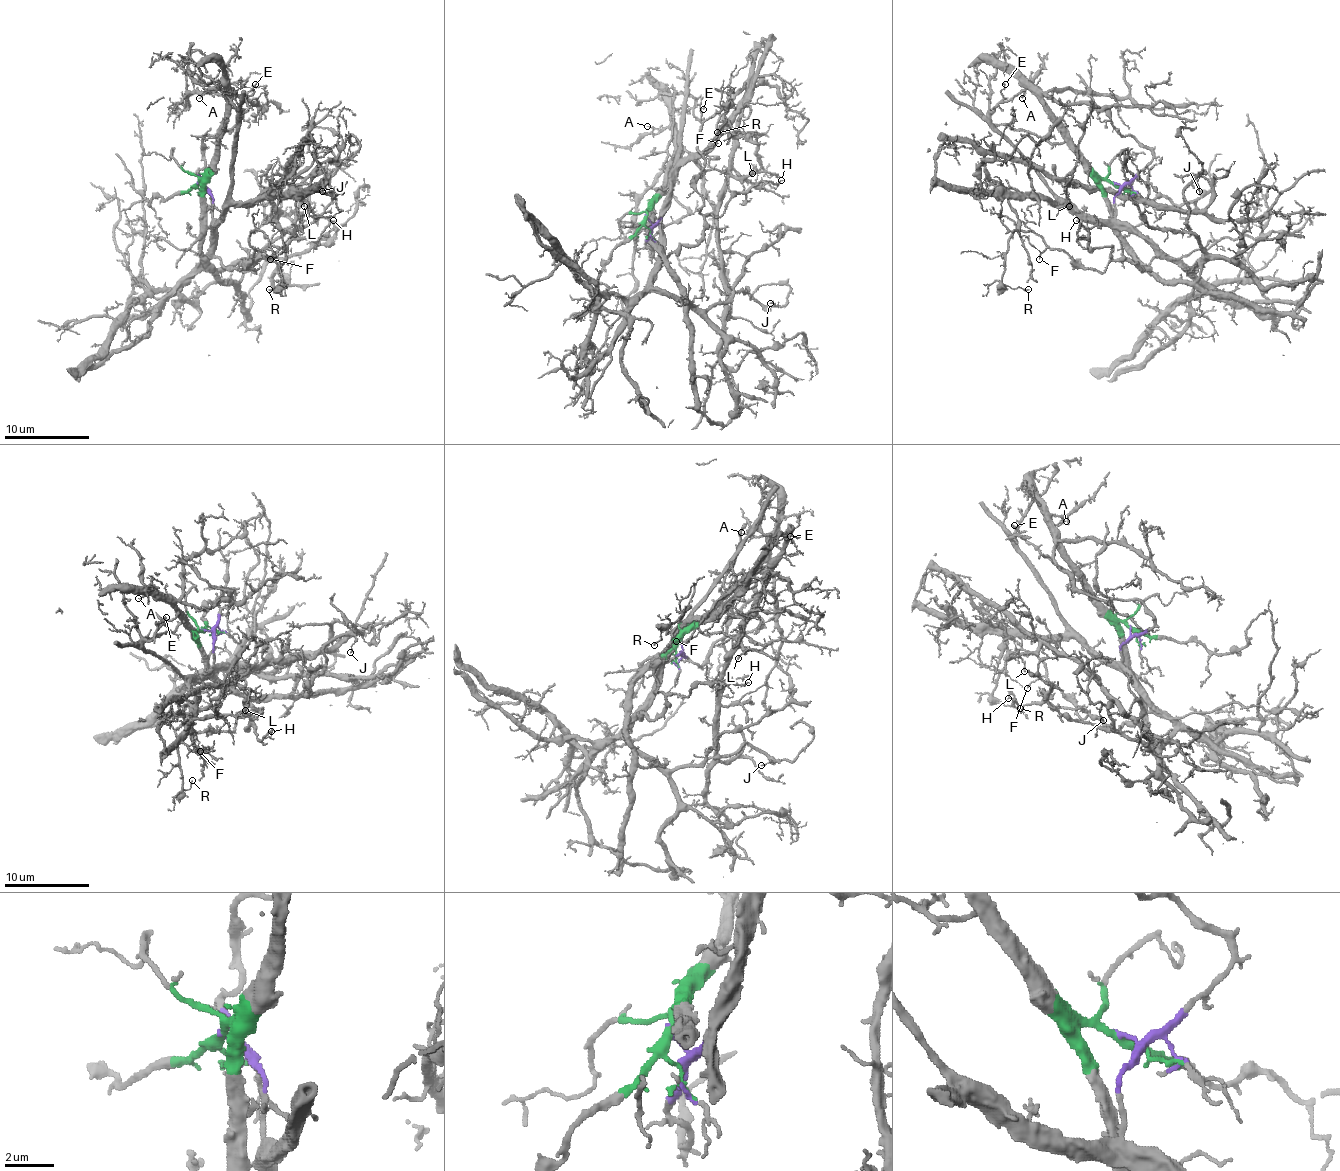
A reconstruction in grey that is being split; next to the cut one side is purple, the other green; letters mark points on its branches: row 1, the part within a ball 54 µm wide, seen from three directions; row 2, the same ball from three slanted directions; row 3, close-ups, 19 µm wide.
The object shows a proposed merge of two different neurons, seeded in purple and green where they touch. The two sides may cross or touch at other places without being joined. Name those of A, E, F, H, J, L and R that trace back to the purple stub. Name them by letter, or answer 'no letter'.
E, F, H, J, L, R

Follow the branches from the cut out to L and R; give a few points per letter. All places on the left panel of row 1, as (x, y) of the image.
L: (198, 183), (213, 200), (213, 219), (219, 219), (228, 206), (253, 204), (272, 187), (308, 187), (304, 206)
R: (198, 183), (219, 261), (255, 261), (255, 272), (249, 234), (268, 240), (281, 282), (268, 289)

